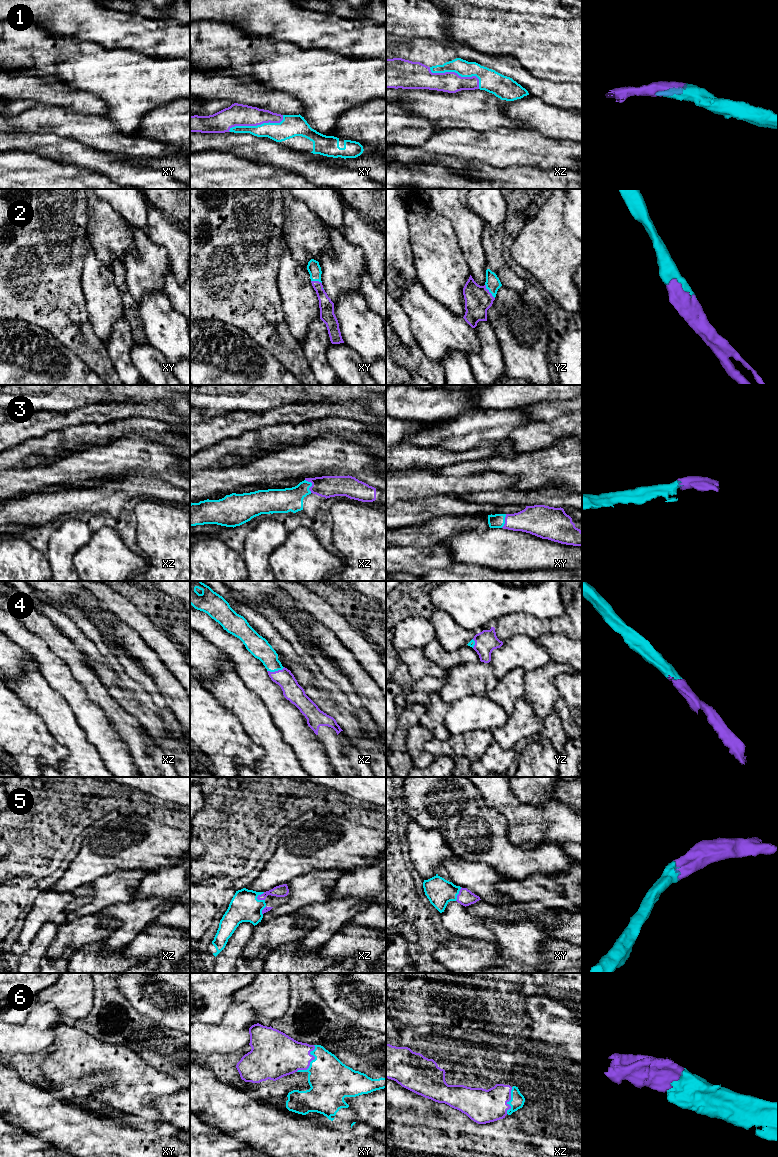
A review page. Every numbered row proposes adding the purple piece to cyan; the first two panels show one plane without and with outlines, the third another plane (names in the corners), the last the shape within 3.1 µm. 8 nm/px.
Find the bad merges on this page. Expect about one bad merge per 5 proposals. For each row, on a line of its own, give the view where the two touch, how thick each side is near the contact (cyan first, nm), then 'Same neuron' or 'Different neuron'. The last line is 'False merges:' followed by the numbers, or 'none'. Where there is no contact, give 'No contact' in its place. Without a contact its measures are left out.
1: Touches cyan in xz. Thickness 150 nm (cyan) against 170 nm. Same neuron
2: Touches cyan in yz. Thickness 120 nm (cyan) against 220 nm. Same neuron
3: Touches cyan in xz. Thickness 190 nm (cyan) against 180 nm. Same neuron
4: Touches cyan in xz. Thickness 160 nm (cyan) against 160 nm. Same neuron
5: Touches cyan in xz. Thickness 240 nm (cyan) against 100 nm. Same neuron
6: Touches cyan in xy. Thickness 340 nm (cyan) against 340 nm. Same neuron
False merges: none

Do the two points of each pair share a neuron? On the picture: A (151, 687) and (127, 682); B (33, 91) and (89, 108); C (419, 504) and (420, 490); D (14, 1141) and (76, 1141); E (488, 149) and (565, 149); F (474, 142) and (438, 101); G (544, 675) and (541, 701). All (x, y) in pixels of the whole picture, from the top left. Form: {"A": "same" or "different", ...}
{"A": "different", "B": "same", "C": "different", "D": "different", "E": "same", "F": "different", "G": "same"}

